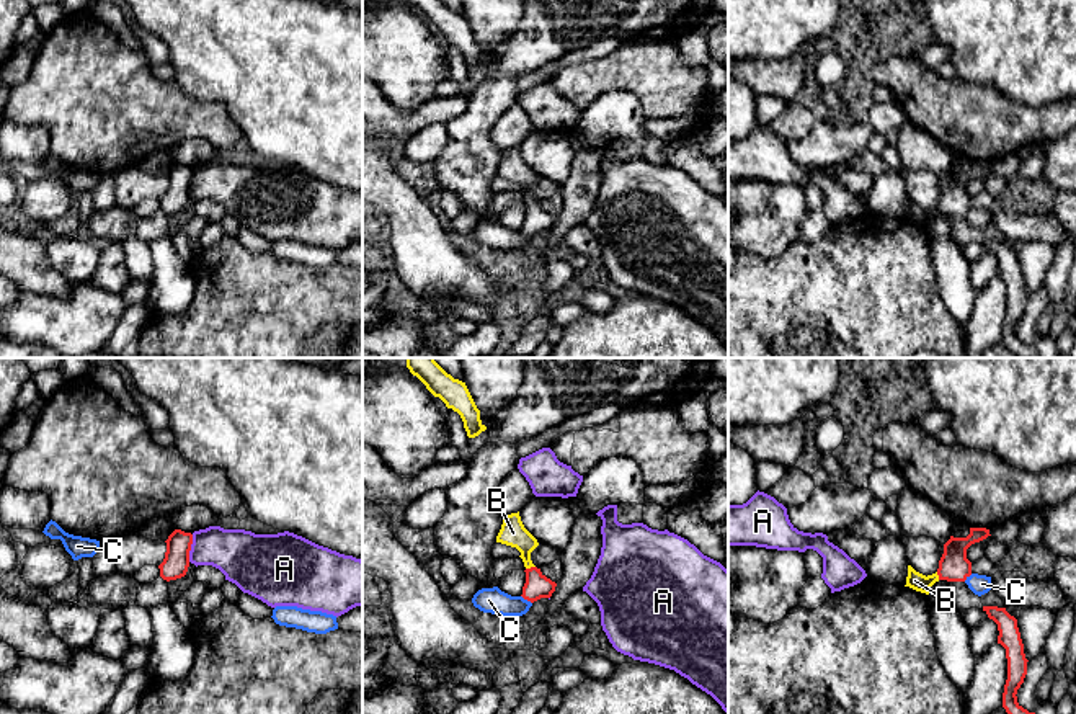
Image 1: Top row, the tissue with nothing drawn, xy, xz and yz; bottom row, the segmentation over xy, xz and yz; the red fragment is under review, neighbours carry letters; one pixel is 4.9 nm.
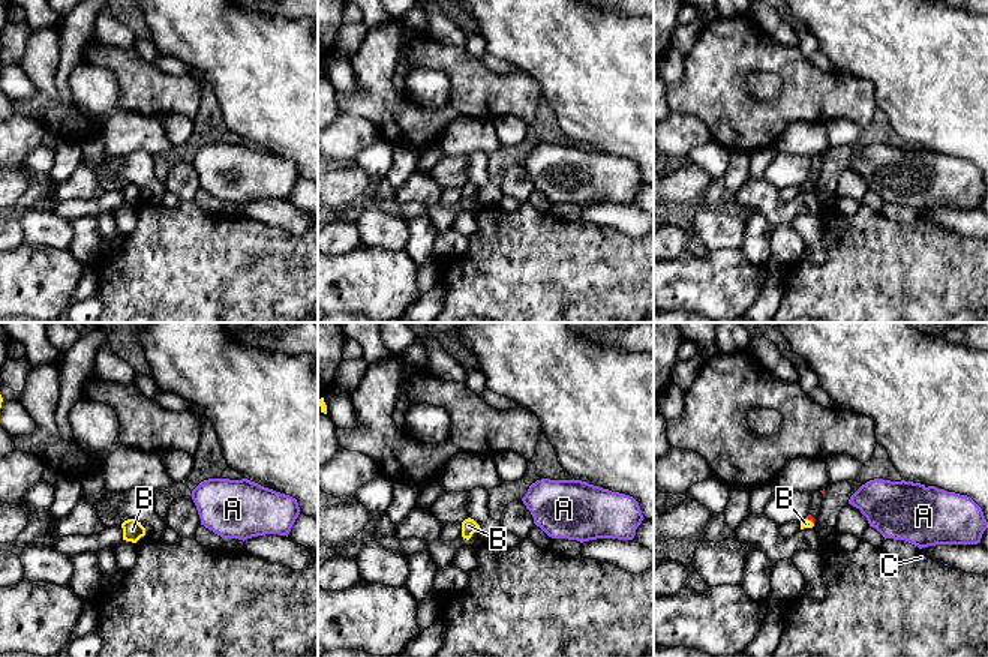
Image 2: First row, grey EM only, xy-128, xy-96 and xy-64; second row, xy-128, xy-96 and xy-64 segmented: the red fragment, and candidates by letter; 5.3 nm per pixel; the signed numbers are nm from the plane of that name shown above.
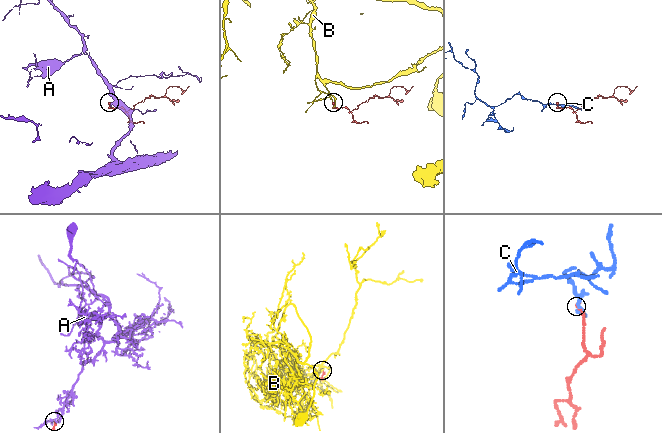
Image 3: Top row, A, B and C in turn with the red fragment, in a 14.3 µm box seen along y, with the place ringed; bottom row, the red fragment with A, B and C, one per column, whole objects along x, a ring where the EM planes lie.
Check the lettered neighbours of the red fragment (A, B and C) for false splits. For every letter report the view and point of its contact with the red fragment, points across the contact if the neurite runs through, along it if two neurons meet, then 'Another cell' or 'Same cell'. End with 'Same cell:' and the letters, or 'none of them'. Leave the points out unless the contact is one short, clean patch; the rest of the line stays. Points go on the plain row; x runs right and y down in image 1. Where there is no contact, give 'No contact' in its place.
A: Touches red at xy (190, 182). Boundary: xy (193, 169), (188, 195). Another cell
B: Touches red at xz (531, 201). Path across: xz (538, 219), (531, 201), (526, 180), (513, 167). Same cell
C: Touches red at xz (526, 232). Boundary: xz (521, 229), (531, 237). Another cell
Same cell: B

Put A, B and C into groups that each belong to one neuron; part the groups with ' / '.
A / B / C

